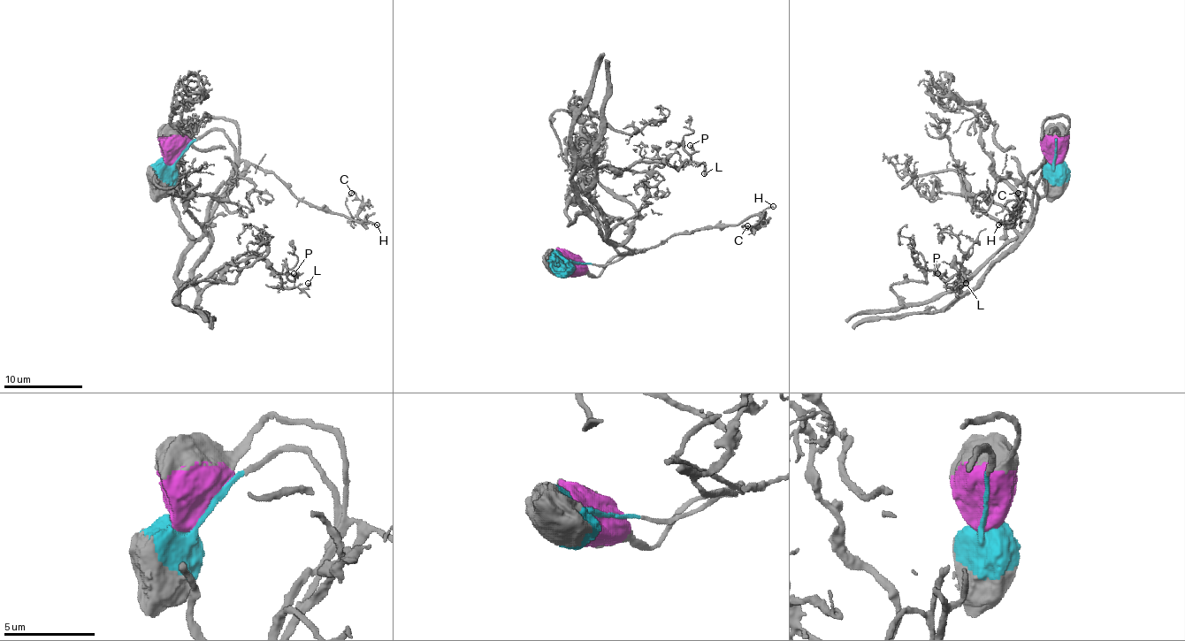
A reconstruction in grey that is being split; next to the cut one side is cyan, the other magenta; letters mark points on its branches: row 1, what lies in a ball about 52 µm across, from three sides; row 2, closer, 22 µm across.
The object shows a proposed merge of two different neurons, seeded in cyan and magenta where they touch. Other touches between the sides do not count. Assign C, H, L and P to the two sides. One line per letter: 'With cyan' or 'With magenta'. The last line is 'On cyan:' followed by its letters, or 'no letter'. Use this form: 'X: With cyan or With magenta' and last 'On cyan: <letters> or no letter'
C: With magenta
H: With magenta
L: With cyan
P: With cyan
On cyan: L, P

